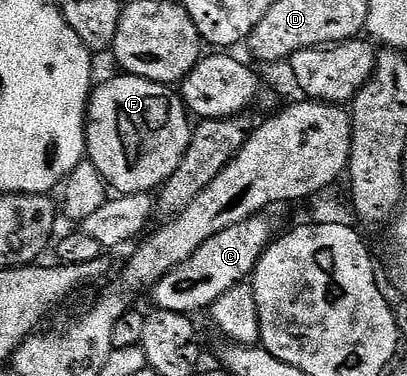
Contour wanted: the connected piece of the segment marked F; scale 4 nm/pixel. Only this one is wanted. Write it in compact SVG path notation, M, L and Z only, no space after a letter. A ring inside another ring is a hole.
M128 73L119 77L123 78L111 78L94 87L87 103L85 154L97 168L97 172L101 172L103 181L112 191L119 194L147 194L162 186L169 176L173 176L177 164L181 164L191 143L193 122L182 97L176 91L174 94L170 85L135 78Z

